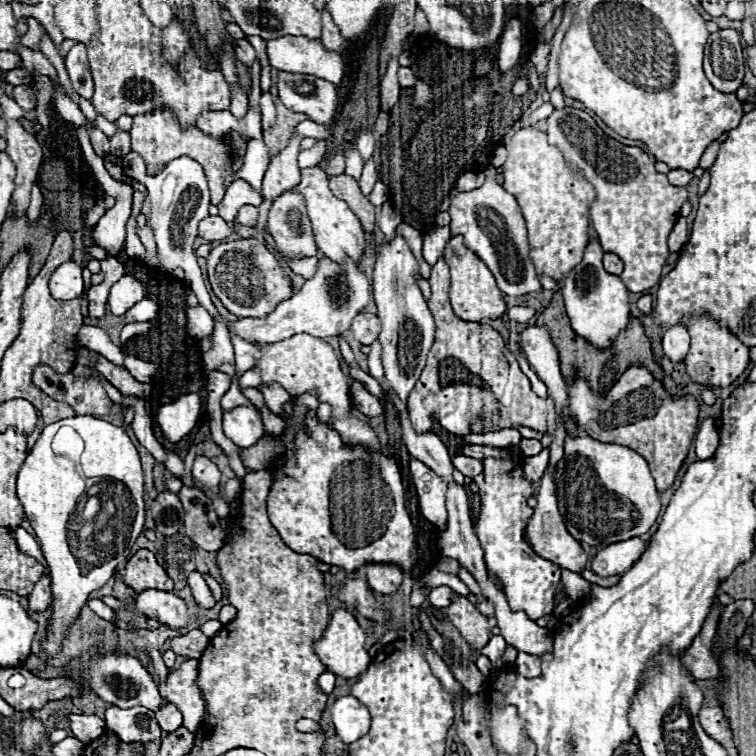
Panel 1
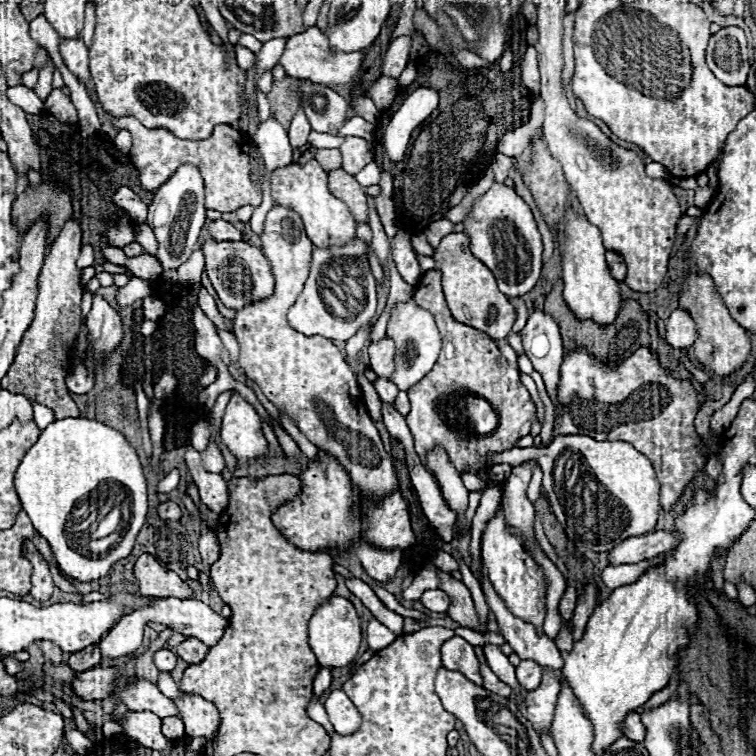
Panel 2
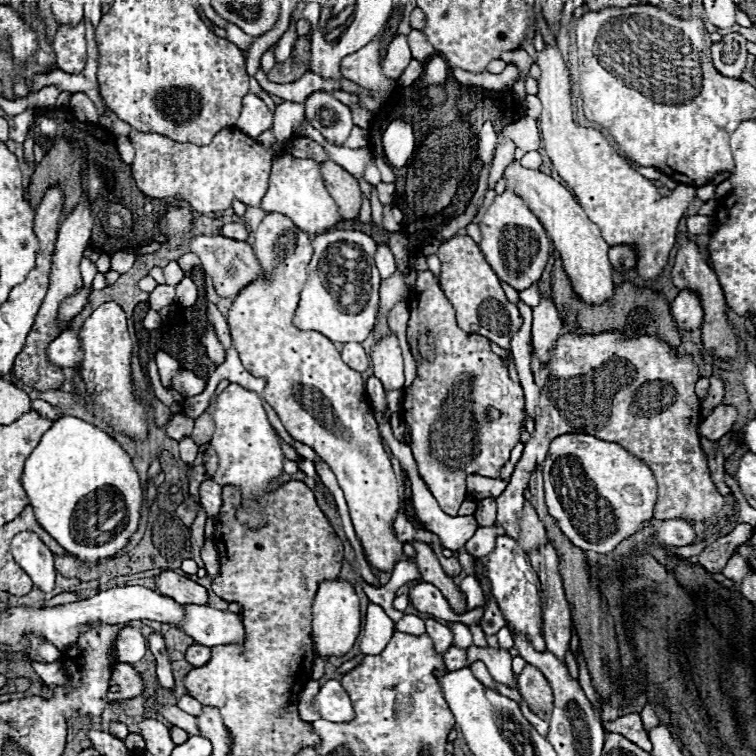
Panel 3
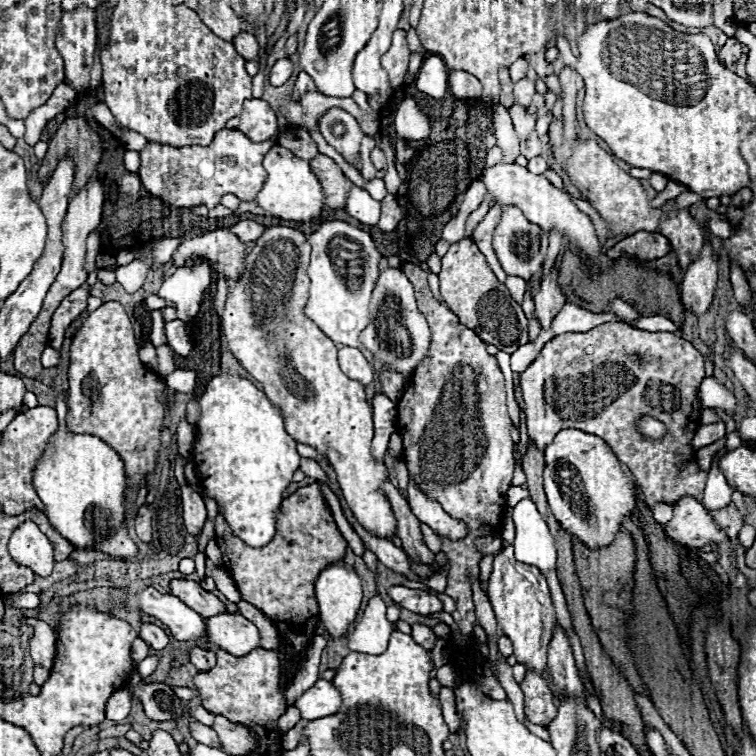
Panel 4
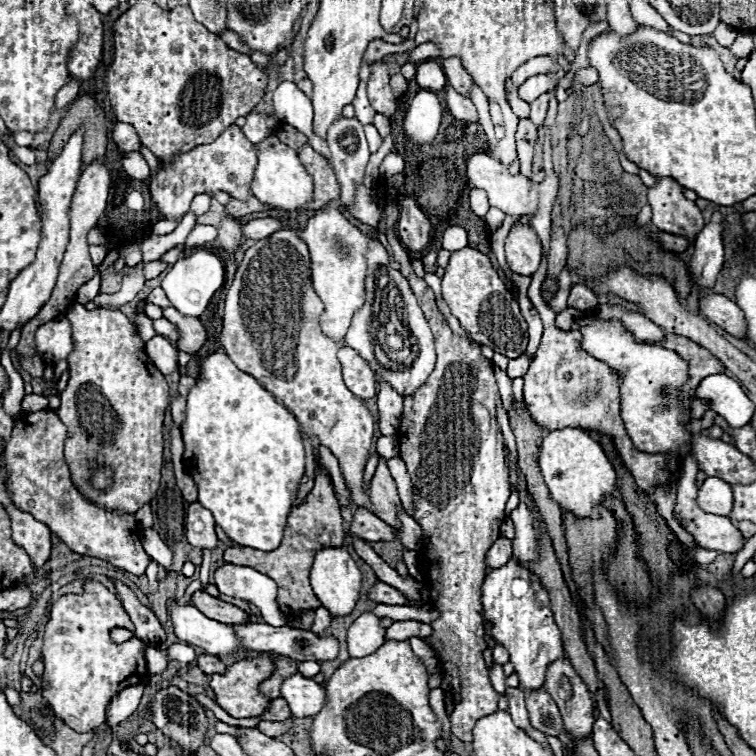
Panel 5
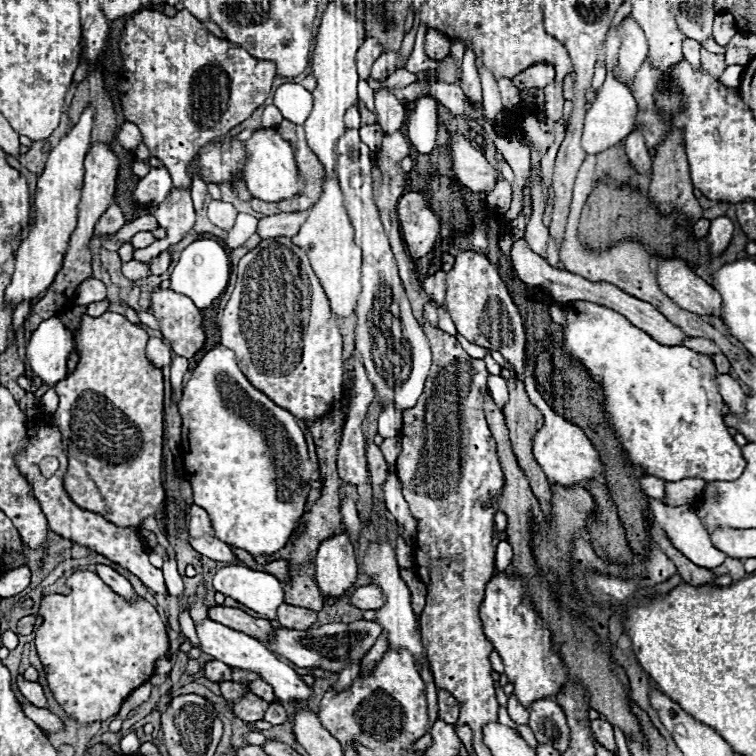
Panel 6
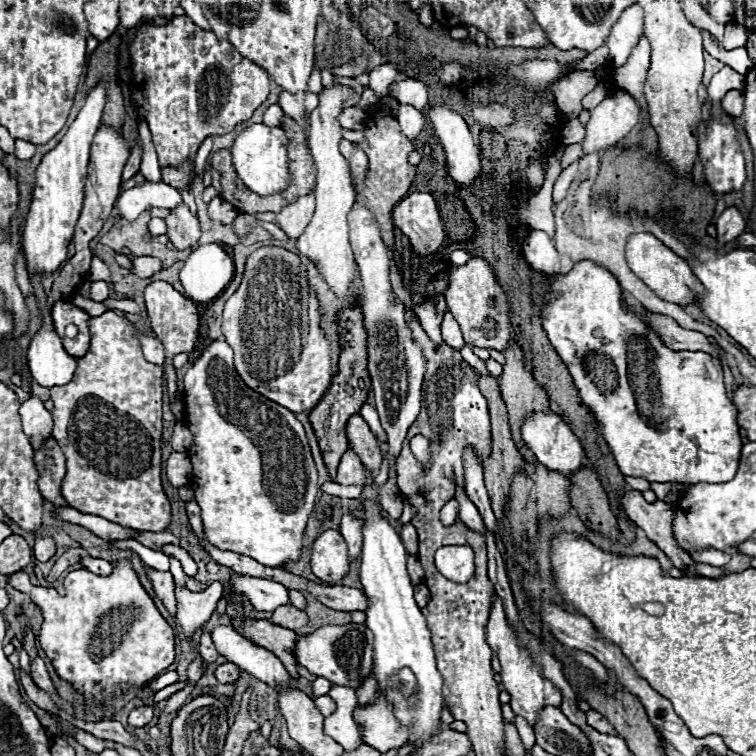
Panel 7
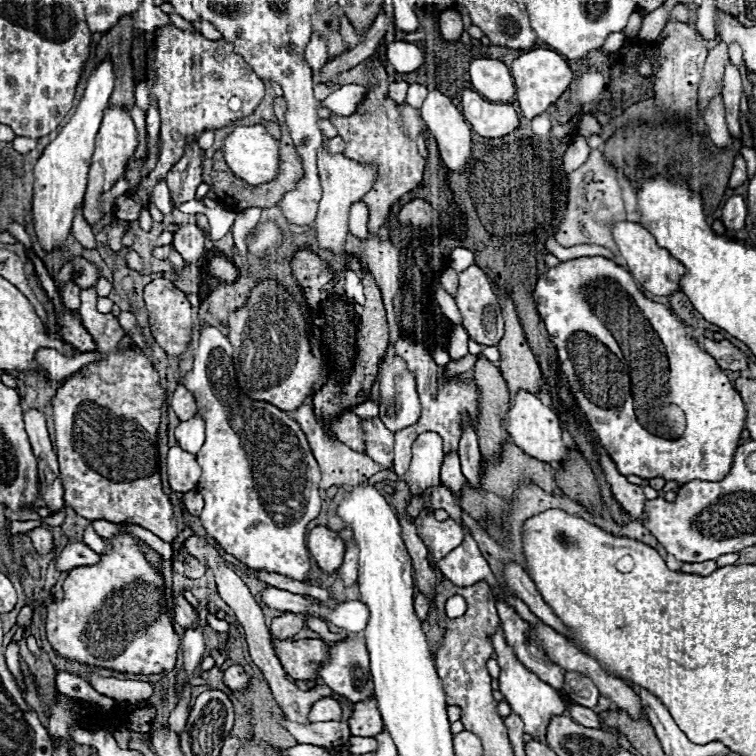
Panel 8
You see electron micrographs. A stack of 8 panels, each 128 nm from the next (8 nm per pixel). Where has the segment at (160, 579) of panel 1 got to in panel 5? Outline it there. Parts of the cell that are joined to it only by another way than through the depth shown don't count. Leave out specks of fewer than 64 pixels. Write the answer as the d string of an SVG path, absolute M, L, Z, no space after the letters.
M202 590L194 592L192 604L198 610L202 610L202 614L206 614L208 618L214 618L214 620L218 620L222 624L236 626L236 624L250 624L252 622L252 618L244 610L236 608L234 604L226 604L226 602L218 600L218 598L202 592Z

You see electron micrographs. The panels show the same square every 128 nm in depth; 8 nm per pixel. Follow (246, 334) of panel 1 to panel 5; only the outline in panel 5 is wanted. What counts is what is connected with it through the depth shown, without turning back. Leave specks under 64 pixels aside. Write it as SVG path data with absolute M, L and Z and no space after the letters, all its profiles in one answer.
M332 200L322 206L308 222L306 228L298 232L298 236L308 244L310 258L312 258L312 282L316 294L324 302L324 314L320 316L322 330L334 338L344 340L350 320L358 306L362 306L364 294L364 276L366 276L366 244L368 238L352 226L344 214L338 210L338 202Z

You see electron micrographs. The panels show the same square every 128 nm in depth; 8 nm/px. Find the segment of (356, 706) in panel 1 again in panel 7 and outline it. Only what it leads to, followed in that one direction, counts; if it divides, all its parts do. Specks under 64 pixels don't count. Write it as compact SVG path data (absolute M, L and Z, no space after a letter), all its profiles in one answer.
M216 626L212 630L212 640L216 644L216 650L232 664L236 664L240 670L256 676L258 680L282 688L288 686L290 676L284 670L282 662L270 654L262 646L254 646L248 638L240 636L234 628L228 626Z

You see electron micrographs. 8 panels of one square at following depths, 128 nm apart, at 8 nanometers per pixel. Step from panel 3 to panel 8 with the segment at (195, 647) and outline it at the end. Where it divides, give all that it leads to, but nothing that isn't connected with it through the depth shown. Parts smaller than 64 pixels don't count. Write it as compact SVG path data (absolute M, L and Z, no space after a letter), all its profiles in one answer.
M230 666L224 672L224 682L230 690L246 690L250 686L250 676L244 672L242 666Z

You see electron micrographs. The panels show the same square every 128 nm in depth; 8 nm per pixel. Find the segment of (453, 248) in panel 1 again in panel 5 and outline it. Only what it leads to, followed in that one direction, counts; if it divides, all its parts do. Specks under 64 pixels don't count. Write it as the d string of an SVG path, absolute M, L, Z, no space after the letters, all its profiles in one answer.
M468 246L452 252L450 264L442 278L442 298L446 300L452 316L456 316L460 326L468 332L468 336L490 336L474 338L474 342L478 342L480 346L488 346L512 360L520 358L526 352L528 326L520 314L520 306L514 300L512 292L506 288L504 280L494 270L490 258L482 252Z

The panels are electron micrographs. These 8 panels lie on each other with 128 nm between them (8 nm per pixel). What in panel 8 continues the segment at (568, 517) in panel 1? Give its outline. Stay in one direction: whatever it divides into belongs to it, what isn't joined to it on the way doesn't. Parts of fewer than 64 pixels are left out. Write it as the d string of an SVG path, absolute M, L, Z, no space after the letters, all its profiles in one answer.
M518 390L508 406L508 412L504 414L504 428L512 436L514 444L522 448L526 454L530 454L536 460L558 464L566 460L566 450L568 446L562 442L562 428L558 422L556 412L550 406L544 406L542 400L528 392L528 390Z

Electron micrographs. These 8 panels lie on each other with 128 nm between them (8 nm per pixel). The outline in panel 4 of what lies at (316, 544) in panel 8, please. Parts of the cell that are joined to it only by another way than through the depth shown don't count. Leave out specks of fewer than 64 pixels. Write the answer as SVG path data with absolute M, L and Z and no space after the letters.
M334 562L328 564L316 578L316 598L318 598L318 606L320 606L320 620L326 628L326 634L332 638L338 638L342 634L346 634L348 626L356 620L356 614L360 610L360 602L362 602L362 584L360 584L360 576L356 574L356 570L346 564L346 562Z

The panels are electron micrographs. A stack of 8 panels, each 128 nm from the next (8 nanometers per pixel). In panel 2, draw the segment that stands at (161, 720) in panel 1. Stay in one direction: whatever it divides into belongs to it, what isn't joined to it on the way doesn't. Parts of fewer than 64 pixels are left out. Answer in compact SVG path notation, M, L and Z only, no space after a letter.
M164 718L162 720L162 732L168 740L176 742L176 740L182 740L186 734L184 734L184 722L180 718Z

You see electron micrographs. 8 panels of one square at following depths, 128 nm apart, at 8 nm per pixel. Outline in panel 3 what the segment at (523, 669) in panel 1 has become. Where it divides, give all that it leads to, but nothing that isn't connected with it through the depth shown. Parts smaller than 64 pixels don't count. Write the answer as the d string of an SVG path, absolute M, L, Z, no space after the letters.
M526 666L522 670L518 676L518 690L536 716L548 716L552 712L552 690L534 666Z

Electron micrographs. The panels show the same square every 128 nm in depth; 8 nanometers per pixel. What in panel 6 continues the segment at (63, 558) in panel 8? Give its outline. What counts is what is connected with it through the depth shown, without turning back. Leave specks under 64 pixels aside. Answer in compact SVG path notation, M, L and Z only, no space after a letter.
M96 564L96 574L98 574L114 592L122 594L122 598L132 600L132 598L136 596L136 592L132 590L132 584L130 584L124 576L120 576L114 568L104 566L104 564Z

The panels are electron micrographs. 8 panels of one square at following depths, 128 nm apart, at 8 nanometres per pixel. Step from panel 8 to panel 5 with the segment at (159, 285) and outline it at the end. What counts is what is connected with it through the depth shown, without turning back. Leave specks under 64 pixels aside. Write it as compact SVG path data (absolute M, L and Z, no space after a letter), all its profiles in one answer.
M172 306L164 308L164 318L170 320L178 330L178 344L176 344L178 350L194 354L204 346L206 330L204 330L204 326L202 326L202 322L198 318L184 316Z

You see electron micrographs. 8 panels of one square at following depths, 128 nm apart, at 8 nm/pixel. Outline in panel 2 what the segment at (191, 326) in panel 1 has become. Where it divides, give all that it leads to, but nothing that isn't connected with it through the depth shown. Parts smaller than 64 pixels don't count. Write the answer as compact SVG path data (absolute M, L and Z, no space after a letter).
M218 330L222 342L224 342L224 348L228 350L228 356L230 356L230 364L228 364L228 370L232 374L232 378L236 378L238 382L246 384L246 378L240 374L238 370L238 342L236 342L236 336L232 332L224 332L224 330Z

